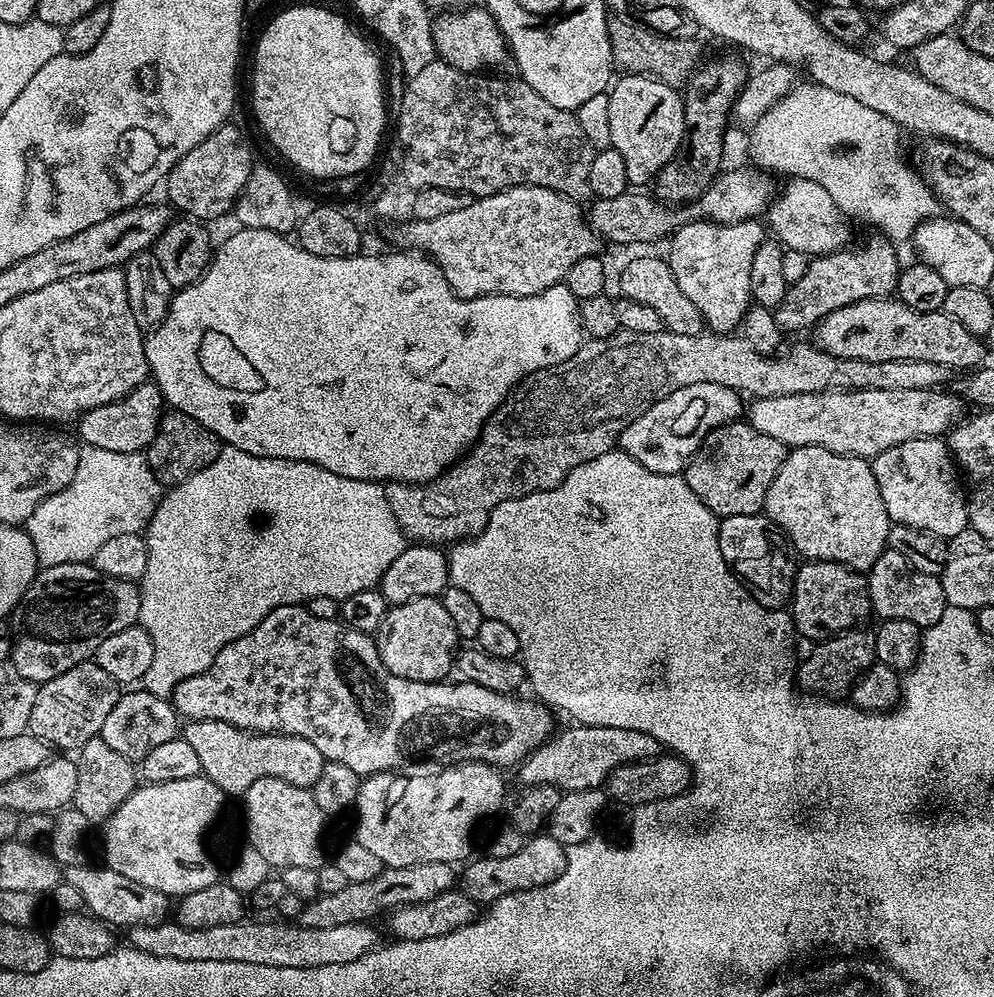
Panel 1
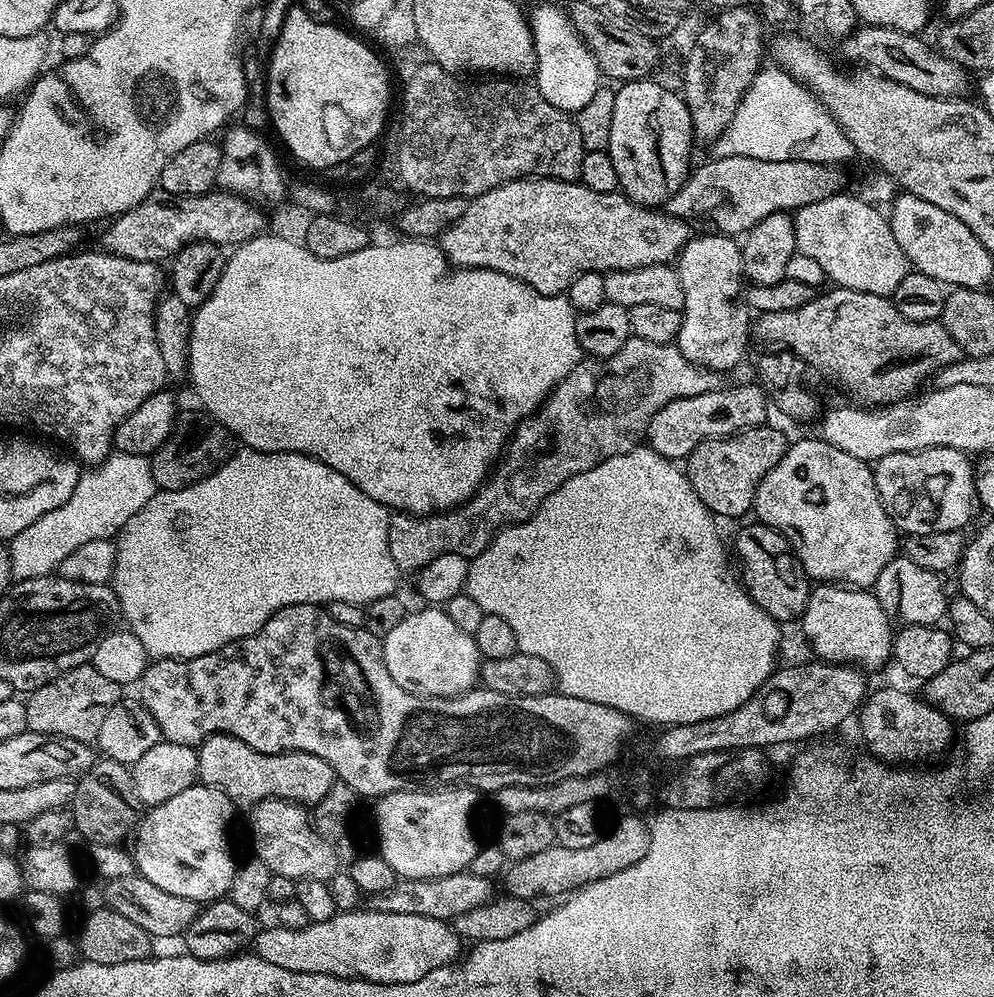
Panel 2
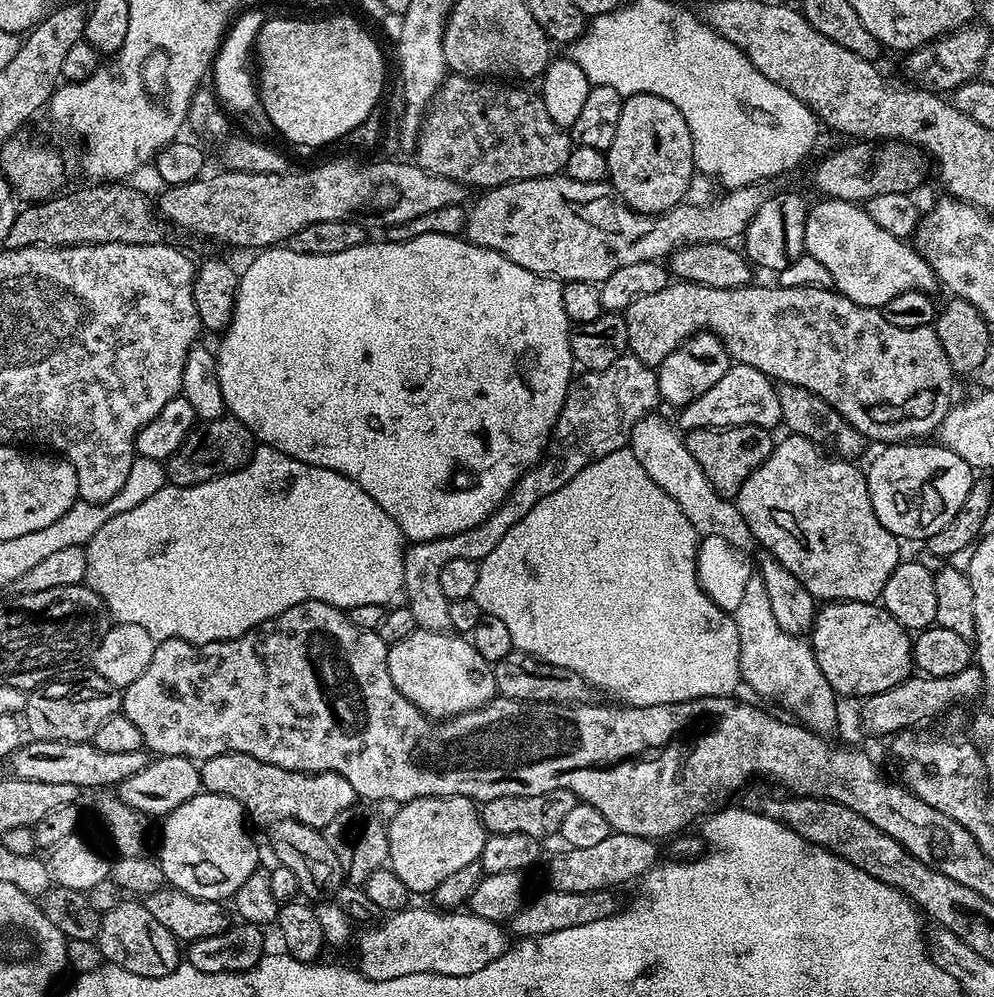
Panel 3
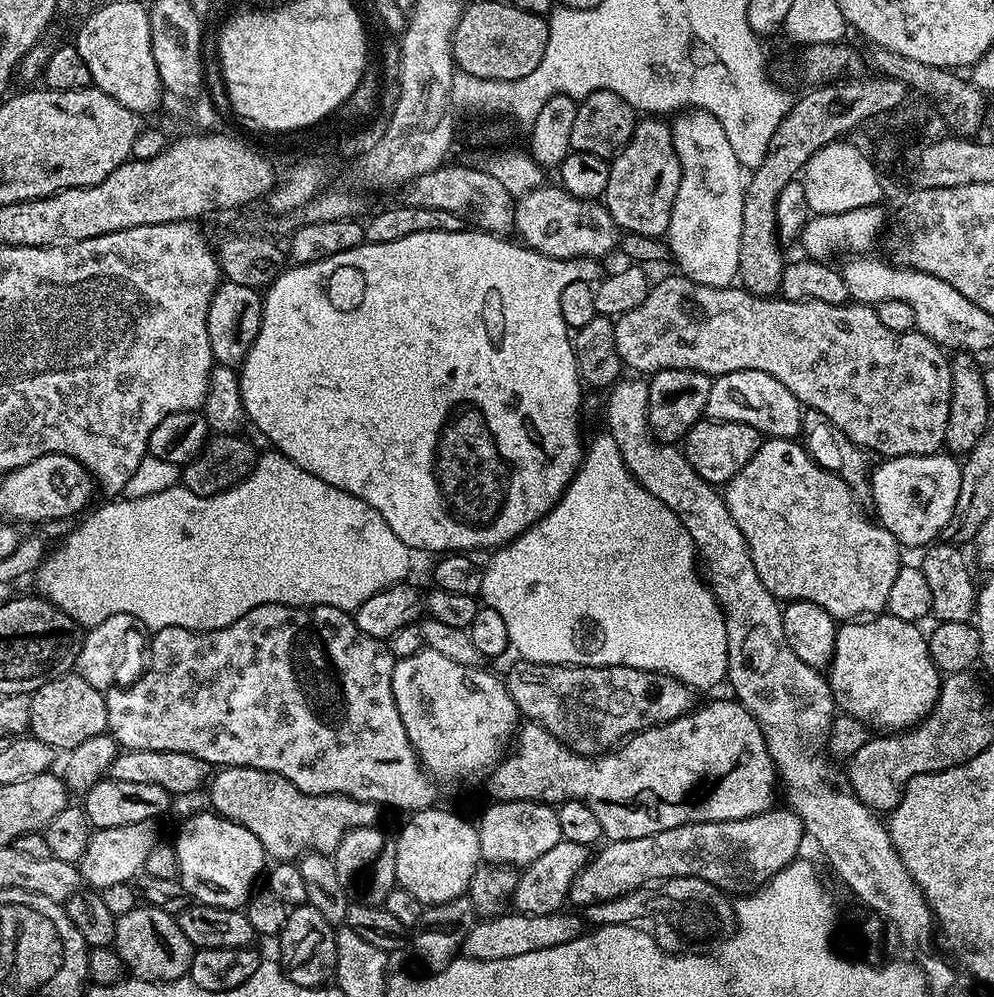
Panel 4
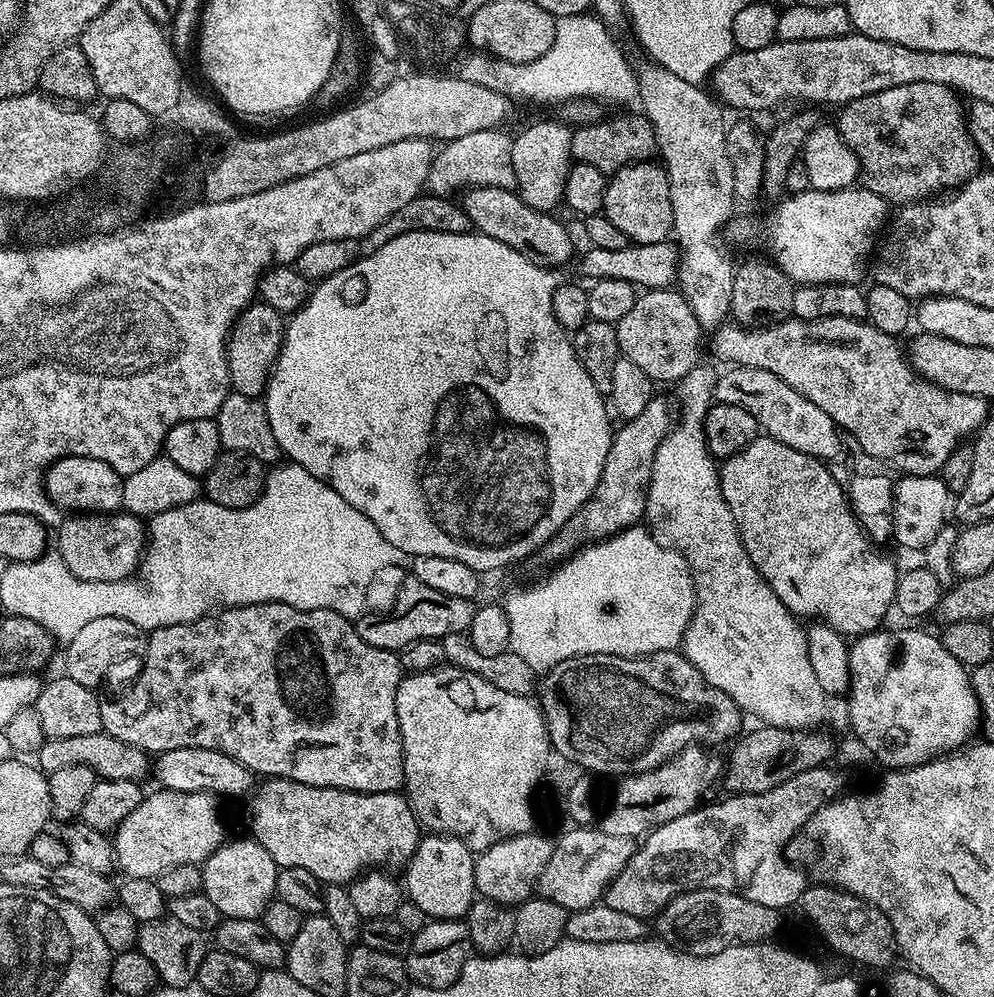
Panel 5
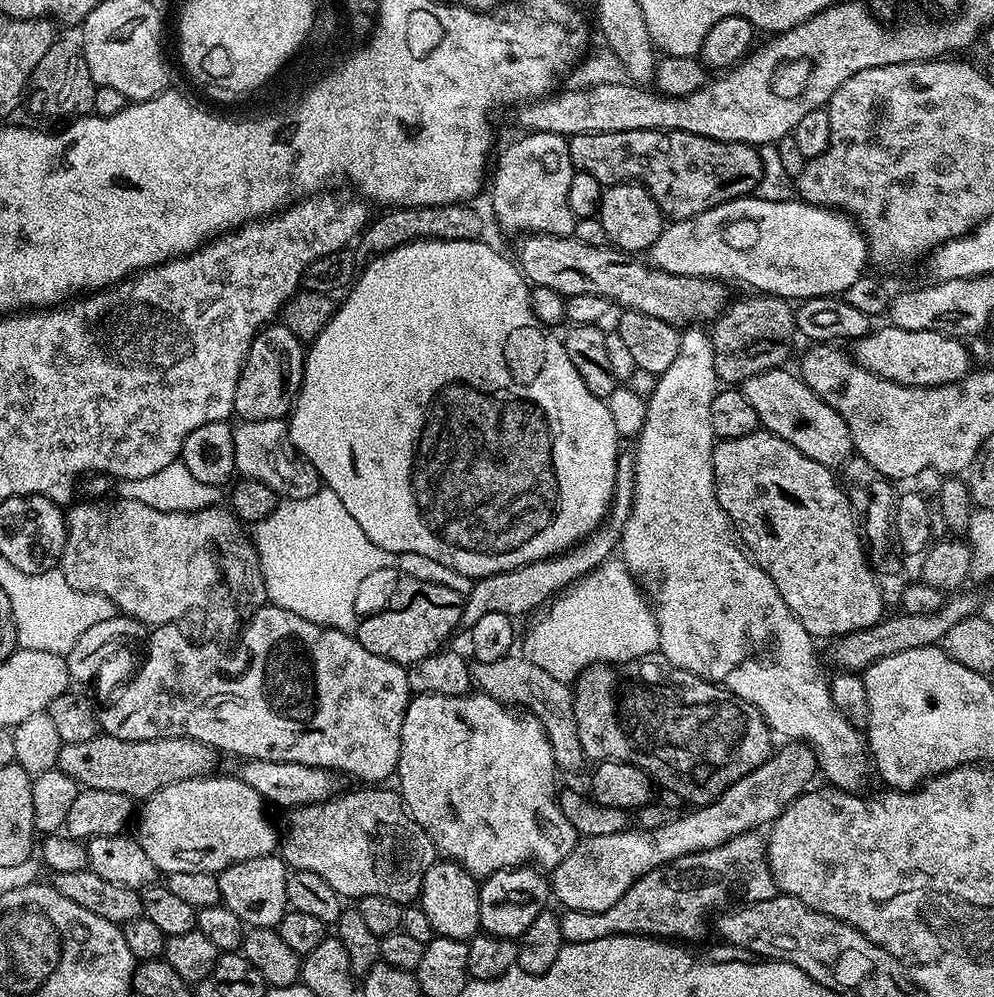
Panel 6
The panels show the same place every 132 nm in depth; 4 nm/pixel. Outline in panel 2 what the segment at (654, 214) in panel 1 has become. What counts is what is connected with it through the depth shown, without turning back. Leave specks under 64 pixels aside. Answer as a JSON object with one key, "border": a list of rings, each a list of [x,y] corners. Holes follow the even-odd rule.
{"border":[[[716,156],[705,164],[700,164],[691,169],[688,179],[682,187],[668,199],[666,212],[670,216],[677,216],[679,220],[695,222],[705,220],[713,224],[717,233],[739,237],[747,234],[750,229],[762,222],[775,212],[795,213],[796,209],[802,206],[810,206],[810,202],[822,202],[822,198],[830,198],[841,191],[844,184],[844,176],[839,167],[802,162],[801,160],[783,160],[782,162],[770,162],[762,158],[746,158],[745,156]]]}

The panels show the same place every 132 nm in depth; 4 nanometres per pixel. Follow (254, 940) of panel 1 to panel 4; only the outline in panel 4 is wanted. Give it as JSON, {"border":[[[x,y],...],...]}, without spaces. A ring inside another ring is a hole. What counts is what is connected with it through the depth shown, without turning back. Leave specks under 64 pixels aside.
{"border":[[[515,910],[499,916],[490,916],[473,924],[464,940],[463,955],[470,960],[497,960],[498,958],[518,958],[518,954],[530,954],[530,950],[542,950],[550,946],[560,946],[578,938],[586,928],[585,921],[569,910],[533,916]]]}

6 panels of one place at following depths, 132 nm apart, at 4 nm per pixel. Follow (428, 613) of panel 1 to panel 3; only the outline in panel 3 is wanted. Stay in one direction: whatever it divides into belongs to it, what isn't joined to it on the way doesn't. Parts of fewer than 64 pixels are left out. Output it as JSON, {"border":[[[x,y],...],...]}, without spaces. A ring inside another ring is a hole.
{"border":[[[417,628],[409,636],[402,638],[402,642],[389,647],[388,669],[394,686],[398,686],[400,693],[429,718],[447,718],[482,708],[497,695],[493,665],[488,664],[486,658],[478,654],[478,650],[474,650],[471,639],[451,631],[431,632]]]}

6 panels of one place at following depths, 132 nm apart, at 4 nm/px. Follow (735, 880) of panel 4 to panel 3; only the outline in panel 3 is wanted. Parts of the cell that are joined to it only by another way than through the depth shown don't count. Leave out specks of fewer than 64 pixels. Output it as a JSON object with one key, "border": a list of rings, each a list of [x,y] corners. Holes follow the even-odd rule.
{"border":[[[613,832],[603,842],[578,850],[568,848],[560,852],[552,860],[548,868],[548,880],[553,889],[558,892],[602,892],[615,889],[615,884],[624,884],[627,880],[643,877],[651,868],[657,867],[657,841],[638,838],[630,834]]]}

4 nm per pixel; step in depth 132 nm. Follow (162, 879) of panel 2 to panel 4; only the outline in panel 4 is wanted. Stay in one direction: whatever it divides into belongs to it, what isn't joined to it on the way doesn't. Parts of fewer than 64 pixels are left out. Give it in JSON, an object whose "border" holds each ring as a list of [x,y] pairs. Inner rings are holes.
{"border":[[[207,811],[190,817],[181,826],[180,837],[174,841],[180,885],[193,901],[219,908],[243,909],[257,887],[256,879],[259,876],[261,879],[265,871],[264,847],[250,830],[246,830],[246,826],[225,820],[215,811]]]}

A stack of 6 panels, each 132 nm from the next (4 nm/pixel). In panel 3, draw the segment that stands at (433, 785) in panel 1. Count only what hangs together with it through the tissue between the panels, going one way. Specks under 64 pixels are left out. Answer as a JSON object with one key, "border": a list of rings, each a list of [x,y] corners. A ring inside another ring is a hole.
{"border":[[[427,796],[410,800],[399,805],[400,808],[387,821],[388,830],[388,864],[406,882],[409,893],[424,892],[431,894],[450,874],[462,870],[462,866],[470,866],[479,861],[489,833],[485,832],[480,821],[477,805],[464,796]]]}

